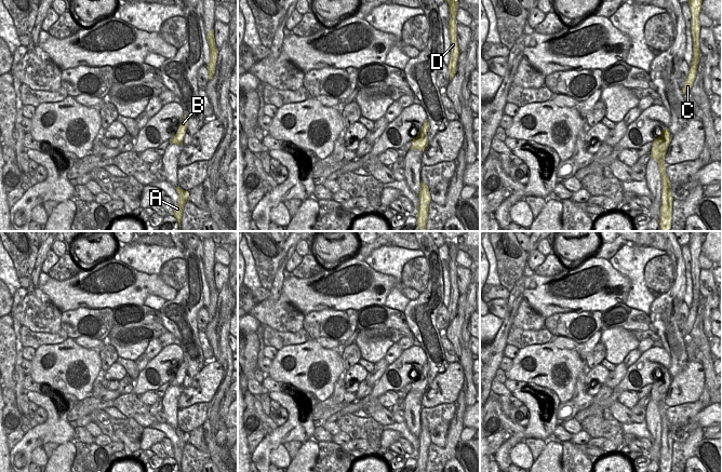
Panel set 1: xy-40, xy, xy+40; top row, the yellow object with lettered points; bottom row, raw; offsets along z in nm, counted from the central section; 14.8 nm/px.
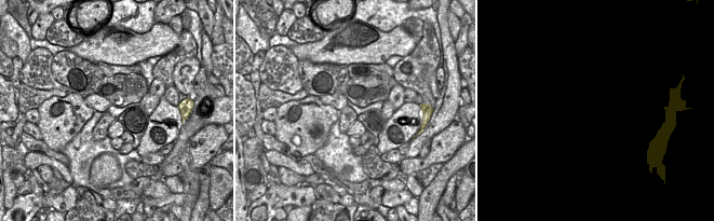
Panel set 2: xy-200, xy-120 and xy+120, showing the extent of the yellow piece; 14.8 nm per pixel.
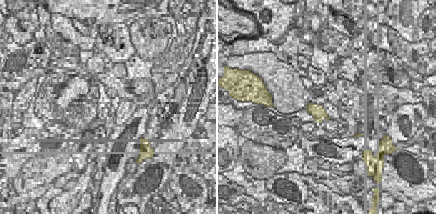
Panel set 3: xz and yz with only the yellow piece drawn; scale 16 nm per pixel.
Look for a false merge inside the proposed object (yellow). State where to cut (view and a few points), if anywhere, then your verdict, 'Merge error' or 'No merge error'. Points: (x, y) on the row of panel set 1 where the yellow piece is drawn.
Split along xy (426, 134), (422, 139), (414, 139). Merge error.

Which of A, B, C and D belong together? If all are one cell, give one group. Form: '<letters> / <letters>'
A C D / B

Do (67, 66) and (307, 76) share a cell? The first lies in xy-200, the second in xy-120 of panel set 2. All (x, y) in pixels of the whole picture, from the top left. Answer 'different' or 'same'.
same

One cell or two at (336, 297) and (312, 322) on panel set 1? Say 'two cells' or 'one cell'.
two cells

